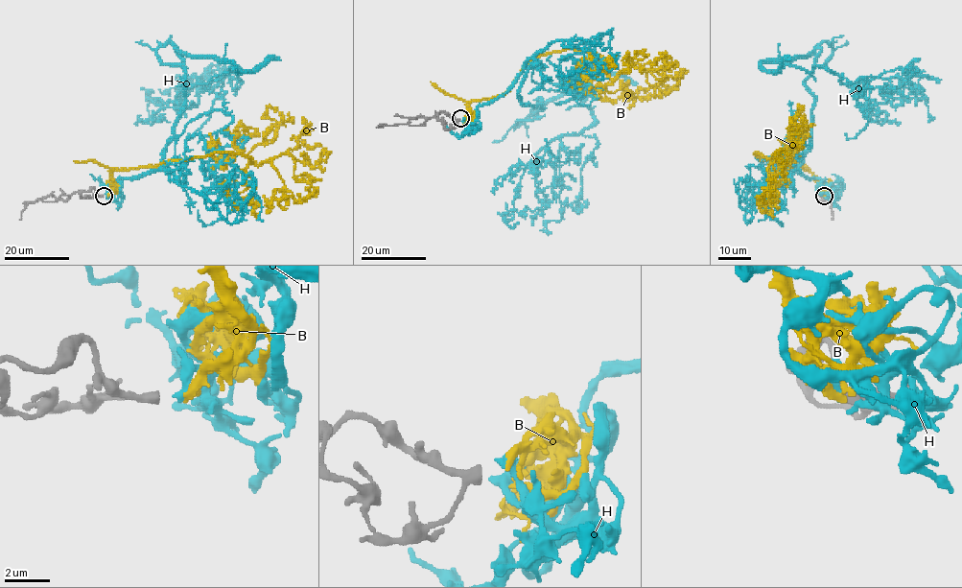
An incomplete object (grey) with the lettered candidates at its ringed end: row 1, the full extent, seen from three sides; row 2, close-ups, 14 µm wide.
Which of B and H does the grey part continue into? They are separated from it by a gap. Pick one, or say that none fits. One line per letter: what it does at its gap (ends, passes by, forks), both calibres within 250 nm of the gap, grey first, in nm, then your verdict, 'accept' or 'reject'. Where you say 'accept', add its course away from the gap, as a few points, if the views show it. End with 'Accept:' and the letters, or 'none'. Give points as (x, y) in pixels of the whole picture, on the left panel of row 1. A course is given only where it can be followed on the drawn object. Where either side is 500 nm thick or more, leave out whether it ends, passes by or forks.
B: it ends; calibres 360 and 360 nm; reject
H: it ends; calibres 360 and 360 nm; accept; course (105, 196), (119, 177), (175, 180), (162, 164), (184, 102), (175, 47), (234, 64), (150, 98), (161, 122)
Accept: H

